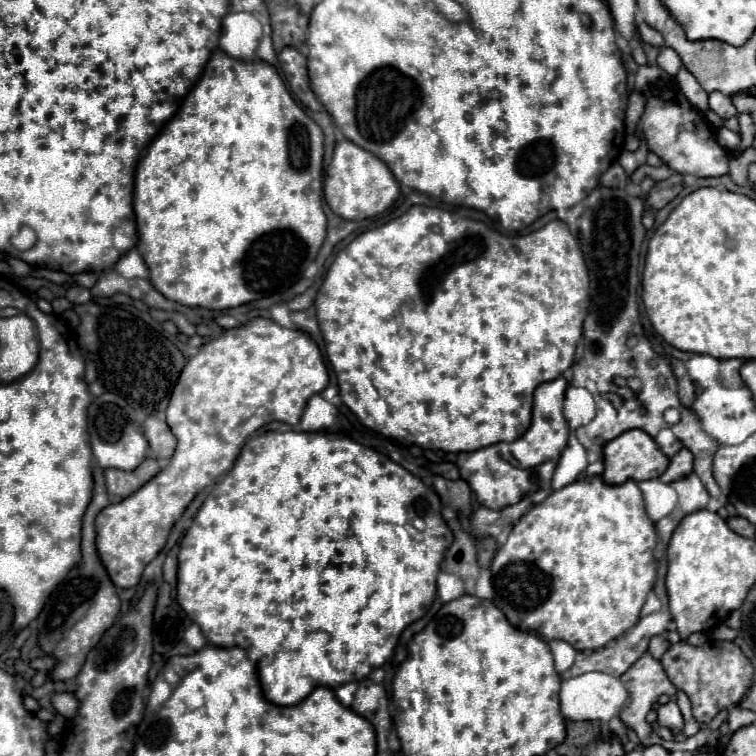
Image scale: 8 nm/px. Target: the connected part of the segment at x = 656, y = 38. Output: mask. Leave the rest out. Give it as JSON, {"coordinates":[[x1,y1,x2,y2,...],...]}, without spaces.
{"coordinates":[[641,23,637,29,639,29,639,33,641,33,641,37,643,37,645,43,655,45,655,47,663,47,663,35,659,31,651,29,647,23]]}

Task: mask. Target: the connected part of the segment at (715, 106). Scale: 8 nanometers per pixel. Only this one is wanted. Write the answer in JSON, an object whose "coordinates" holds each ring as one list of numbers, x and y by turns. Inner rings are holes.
{"coordinates":[[715,91,715,93,709,93,709,109,713,113,717,113,721,119,729,119,733,115,737,115,737,109,733,107,731,103,731,97]]}

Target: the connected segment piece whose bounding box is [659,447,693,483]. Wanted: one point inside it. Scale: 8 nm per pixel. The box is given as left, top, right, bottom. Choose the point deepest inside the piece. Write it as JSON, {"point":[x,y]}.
{"point":[681,464]}

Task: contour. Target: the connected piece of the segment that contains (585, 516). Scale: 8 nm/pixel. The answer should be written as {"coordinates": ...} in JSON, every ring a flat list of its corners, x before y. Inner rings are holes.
{"coordinates":[[593,475,593,477,585,477,577,483,565,485,559,491,553,491,545,501,541,501,539,505,535,505,531,511,527,511,513,527,513,531,509,533,509,539,503,547,497,549,497,555,493,557,491,563,491,575,493,575,493,587,497,591,495,597,495,605,501,607,501,611,505,613,505,617,509,619,509,623,513,623,519,629,525,631,533,631,543,639,563,639,567,643,571,643,575,649,579,651,593,651,597,647,605,647,611,639,617,639,621,633,625,633,627,629,633,627,633,623,637,623,639,619,639,611,647,599,647,593,653,589,655,583,655,557,653,557,653,549,657,543,657,533,655,533,655,525,651,523,651,519,645,513,645,503,643,503,643,495,641,489,637,487,637,483,633,479,621,483,621,485,609,485,603,481,601,475]]}

